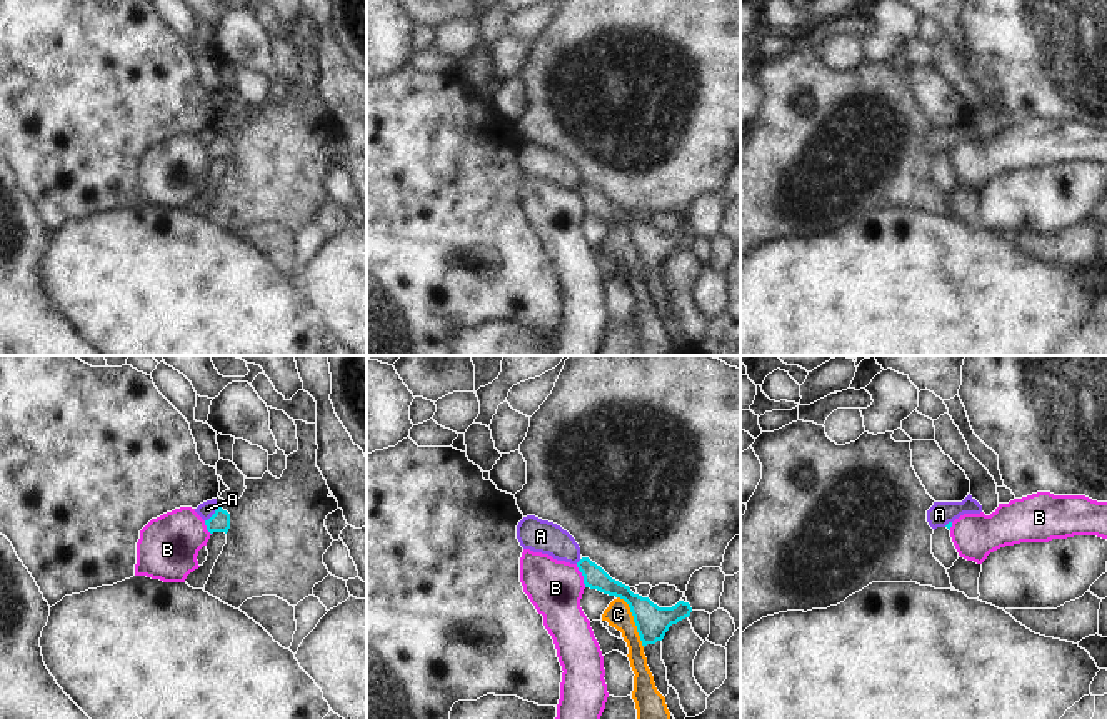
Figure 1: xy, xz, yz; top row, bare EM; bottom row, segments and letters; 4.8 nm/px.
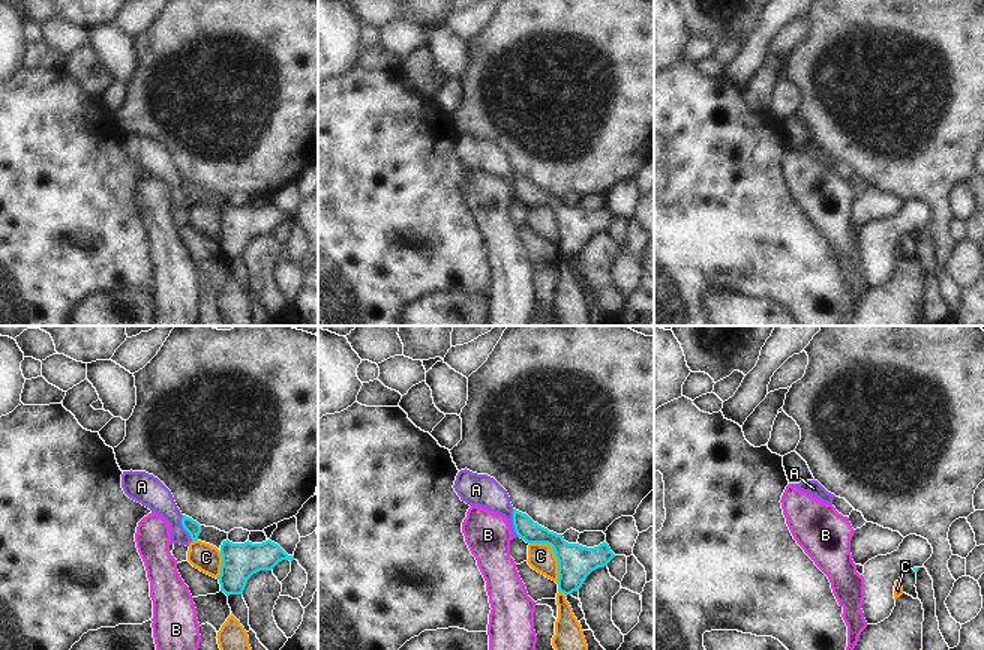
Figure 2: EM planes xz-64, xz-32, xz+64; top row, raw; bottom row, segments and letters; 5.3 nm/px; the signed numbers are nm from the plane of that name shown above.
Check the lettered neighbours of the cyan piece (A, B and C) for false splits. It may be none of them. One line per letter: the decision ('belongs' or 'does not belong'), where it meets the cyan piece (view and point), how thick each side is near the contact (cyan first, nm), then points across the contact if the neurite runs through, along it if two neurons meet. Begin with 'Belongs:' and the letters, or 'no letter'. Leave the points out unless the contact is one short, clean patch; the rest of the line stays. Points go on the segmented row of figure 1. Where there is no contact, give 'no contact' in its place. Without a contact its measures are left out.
Belongs: no letter
A: does not belong; contact xy (214, 514); calibres 100 and 80 nm; border xy (217, 506), (205, 521)
B: does not belong; contact xz (582, 574); calibres 110 and 260 nm; border xz (576, 564), (586, 586)
C: does not belong; contact xz (634, 621); calibres 160 and 120 nm; border xz (617, 596), (627, 604), (644, 646)

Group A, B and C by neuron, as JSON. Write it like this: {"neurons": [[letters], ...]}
{"neurons": [["A"], ["B"], ["C"]]}

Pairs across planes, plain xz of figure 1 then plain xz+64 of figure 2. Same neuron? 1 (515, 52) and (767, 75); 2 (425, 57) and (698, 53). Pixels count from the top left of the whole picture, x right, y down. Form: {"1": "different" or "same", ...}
{"1": "same", "2": "different"}

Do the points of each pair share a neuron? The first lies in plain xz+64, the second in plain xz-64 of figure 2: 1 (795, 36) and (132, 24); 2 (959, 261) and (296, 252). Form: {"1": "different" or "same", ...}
{"1": "same", "2": "different"}

